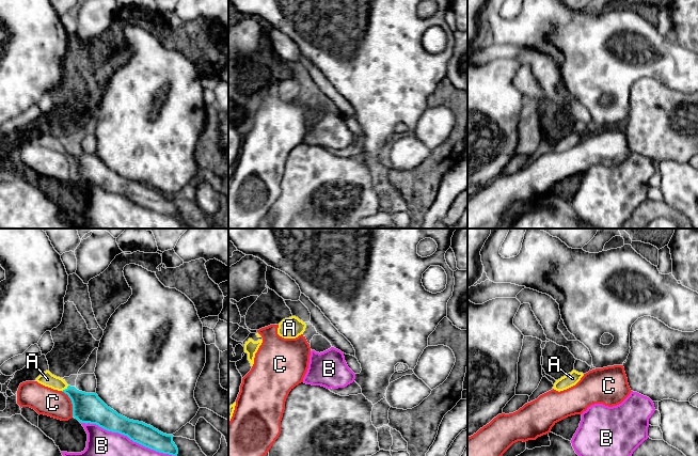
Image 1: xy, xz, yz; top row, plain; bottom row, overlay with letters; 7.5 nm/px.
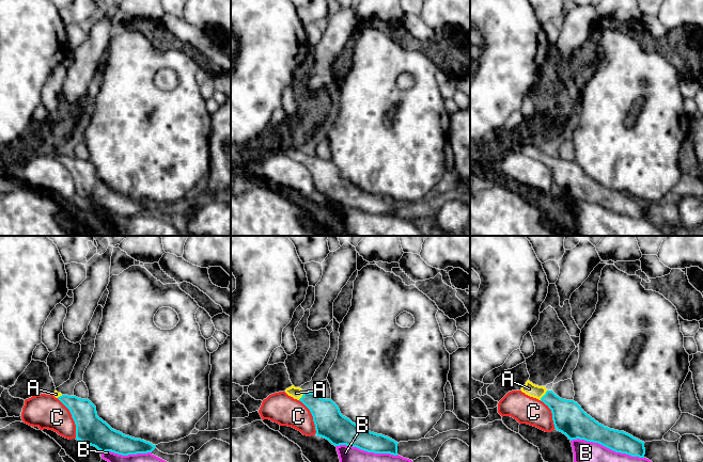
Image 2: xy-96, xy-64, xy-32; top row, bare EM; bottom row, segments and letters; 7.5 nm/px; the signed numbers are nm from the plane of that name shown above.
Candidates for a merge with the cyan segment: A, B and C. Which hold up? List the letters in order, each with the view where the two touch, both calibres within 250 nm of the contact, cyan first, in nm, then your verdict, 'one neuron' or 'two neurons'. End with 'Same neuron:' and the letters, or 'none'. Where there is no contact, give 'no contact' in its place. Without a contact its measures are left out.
A: meets cyan in xy; 220 nm thick on the cyan side, 110 nm on the other; one neuron
B: meets cyan in xy; 160 nm thick on the cyan side, 480 nm on the other; two neurons
C: meets cyan in xy; 220 nm thick on the cyan side, 220 nm on the other; two neurons
Same neuron: A

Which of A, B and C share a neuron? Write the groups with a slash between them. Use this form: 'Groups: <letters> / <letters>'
Groups: A / B / C

